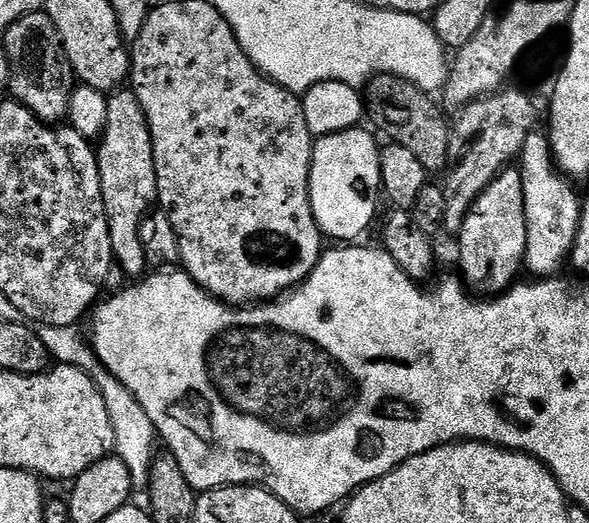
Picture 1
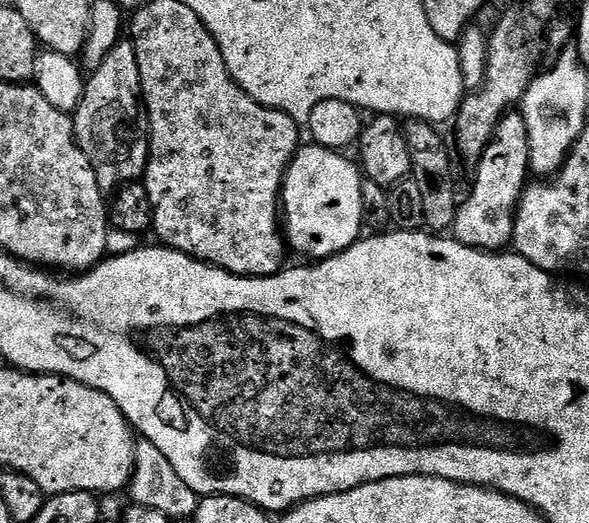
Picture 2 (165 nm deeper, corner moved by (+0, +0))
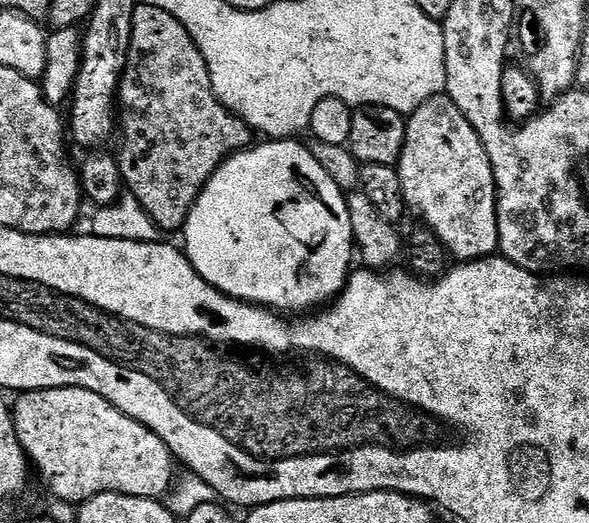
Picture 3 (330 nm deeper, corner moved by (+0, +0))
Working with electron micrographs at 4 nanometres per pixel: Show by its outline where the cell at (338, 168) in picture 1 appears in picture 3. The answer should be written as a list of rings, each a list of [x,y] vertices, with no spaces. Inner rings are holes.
[[[296,138],[268,140],[260,142],[264,144],[258,145],[257,143],[255,146],[249,146],[244,151],[235,152],[233,156],[228,157],[200,191],[200,197],[194,202],[188,220],[182,229],[182,237],[184,236],[182,251],[194,266],[194,270],[198,270],[200,277],[210,282],[210,286],[214,286],[225,296],[232,296],[235,300],[245,300],[247,304],[258,304],[261,308],[270,308],[280,314],[304,314],[309,310],[316,310],[327,305],[329,301],[343,292],[350,269],[353,267],[351,266],[352,260],[354,264],[354,241],[347,195],[334,182],[334,179],[330,178],[325,170],[322,170],[321,163],[314,158],[308,147],[303,143],[299,144],[300,142]]]

